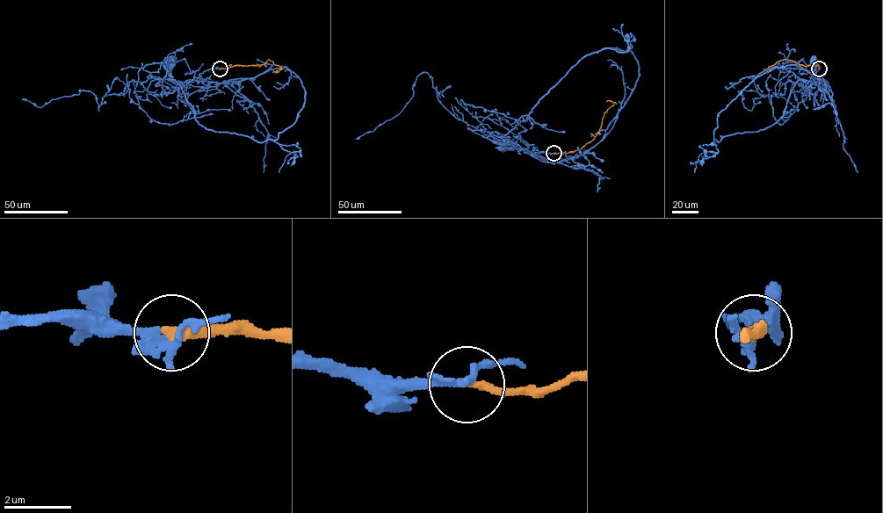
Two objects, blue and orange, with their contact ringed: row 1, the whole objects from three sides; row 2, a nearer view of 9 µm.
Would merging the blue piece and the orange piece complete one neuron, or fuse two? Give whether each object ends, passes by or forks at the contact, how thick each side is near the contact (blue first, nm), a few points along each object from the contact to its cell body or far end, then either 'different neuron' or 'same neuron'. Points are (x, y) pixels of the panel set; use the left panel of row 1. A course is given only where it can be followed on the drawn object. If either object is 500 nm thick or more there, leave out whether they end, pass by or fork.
blue forks there; orange ends there; 200 nm thick on the blue side, 280 nm on the other; blue runs (220, 68), (204, 71), (195, 80), (173, 82), (170, 63); orange runs (220, 68), (260, 66), (269, 59), (281, 68), (278, 72), (272, 72); same neuron

